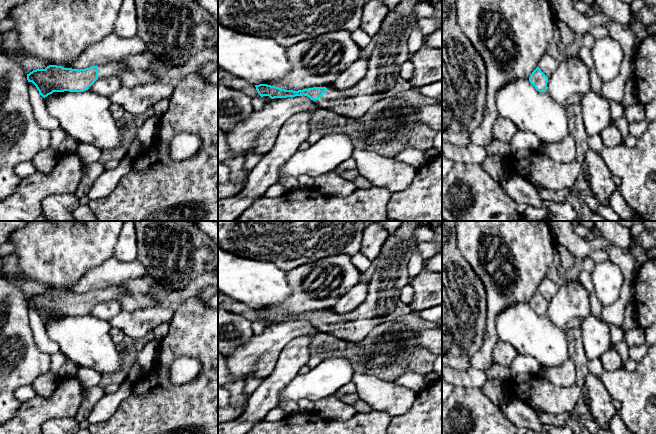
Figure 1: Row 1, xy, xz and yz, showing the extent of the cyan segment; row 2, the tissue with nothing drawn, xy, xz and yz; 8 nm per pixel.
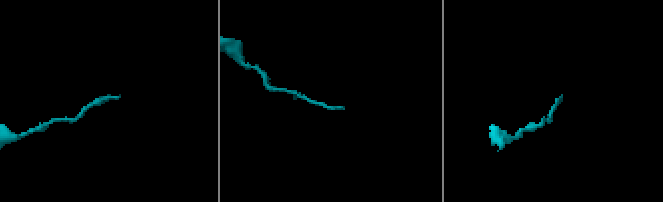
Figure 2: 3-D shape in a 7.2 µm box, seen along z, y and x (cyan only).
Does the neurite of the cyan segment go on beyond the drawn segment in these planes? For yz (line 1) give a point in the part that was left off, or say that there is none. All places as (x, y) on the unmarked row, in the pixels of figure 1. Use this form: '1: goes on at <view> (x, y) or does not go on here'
1: does not go on here

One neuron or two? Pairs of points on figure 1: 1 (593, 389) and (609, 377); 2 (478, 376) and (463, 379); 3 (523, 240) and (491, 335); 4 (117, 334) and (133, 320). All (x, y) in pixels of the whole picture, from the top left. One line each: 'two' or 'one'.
1: two
2: one
3: one
4: two

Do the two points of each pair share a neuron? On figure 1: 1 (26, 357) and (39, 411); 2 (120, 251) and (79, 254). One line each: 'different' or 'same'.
1: different
2: different

